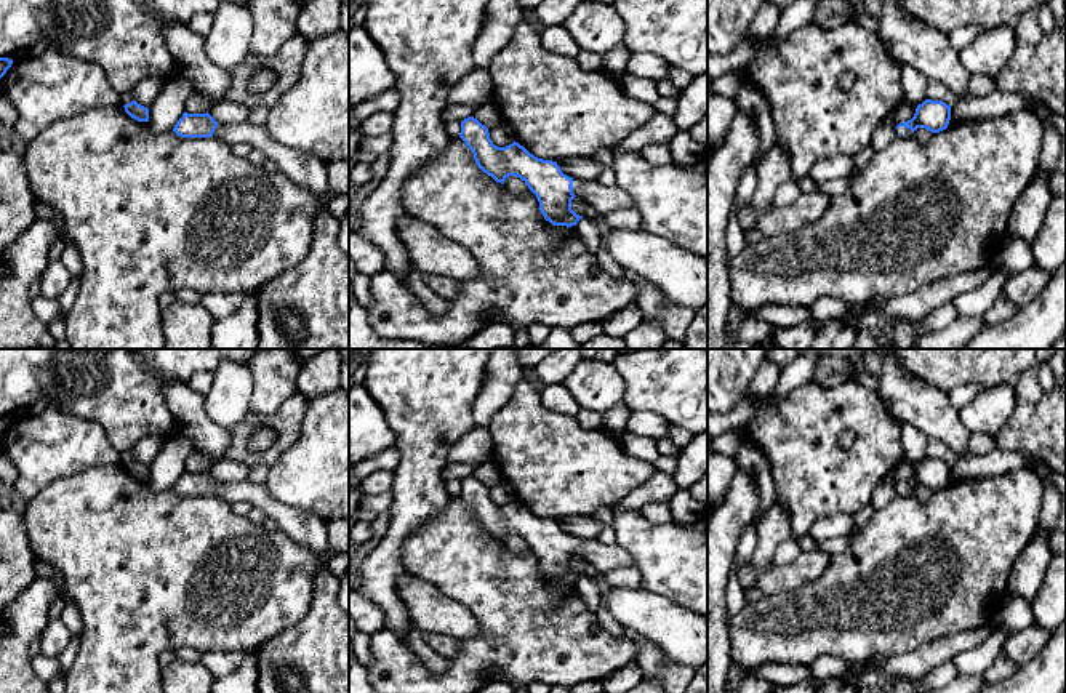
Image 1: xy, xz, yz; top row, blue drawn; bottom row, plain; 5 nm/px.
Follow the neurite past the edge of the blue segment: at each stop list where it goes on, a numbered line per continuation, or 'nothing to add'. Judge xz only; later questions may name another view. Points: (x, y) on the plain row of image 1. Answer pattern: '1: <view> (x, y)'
1: xz (602, 557)

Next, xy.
1: xy (312, 656)

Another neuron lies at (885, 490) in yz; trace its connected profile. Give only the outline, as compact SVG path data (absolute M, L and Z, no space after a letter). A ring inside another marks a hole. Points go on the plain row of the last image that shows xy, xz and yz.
M888 475L874 488L869 504L874 507L874 511L884 509L896 495L896 483L893 482L892 475Z

